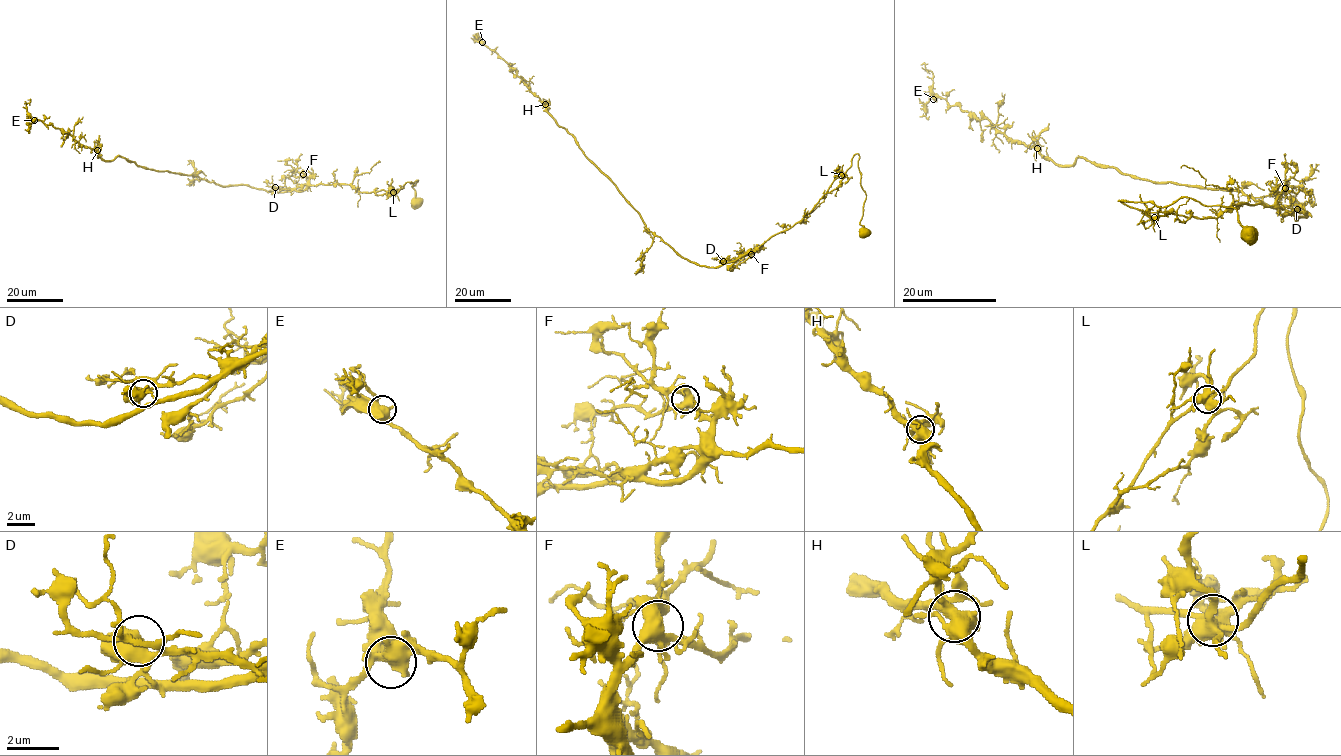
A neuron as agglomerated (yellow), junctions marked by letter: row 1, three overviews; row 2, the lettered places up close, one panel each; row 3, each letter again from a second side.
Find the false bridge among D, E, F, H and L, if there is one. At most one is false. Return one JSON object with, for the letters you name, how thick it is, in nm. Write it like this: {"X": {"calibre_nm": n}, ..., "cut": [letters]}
{"cut": []}

